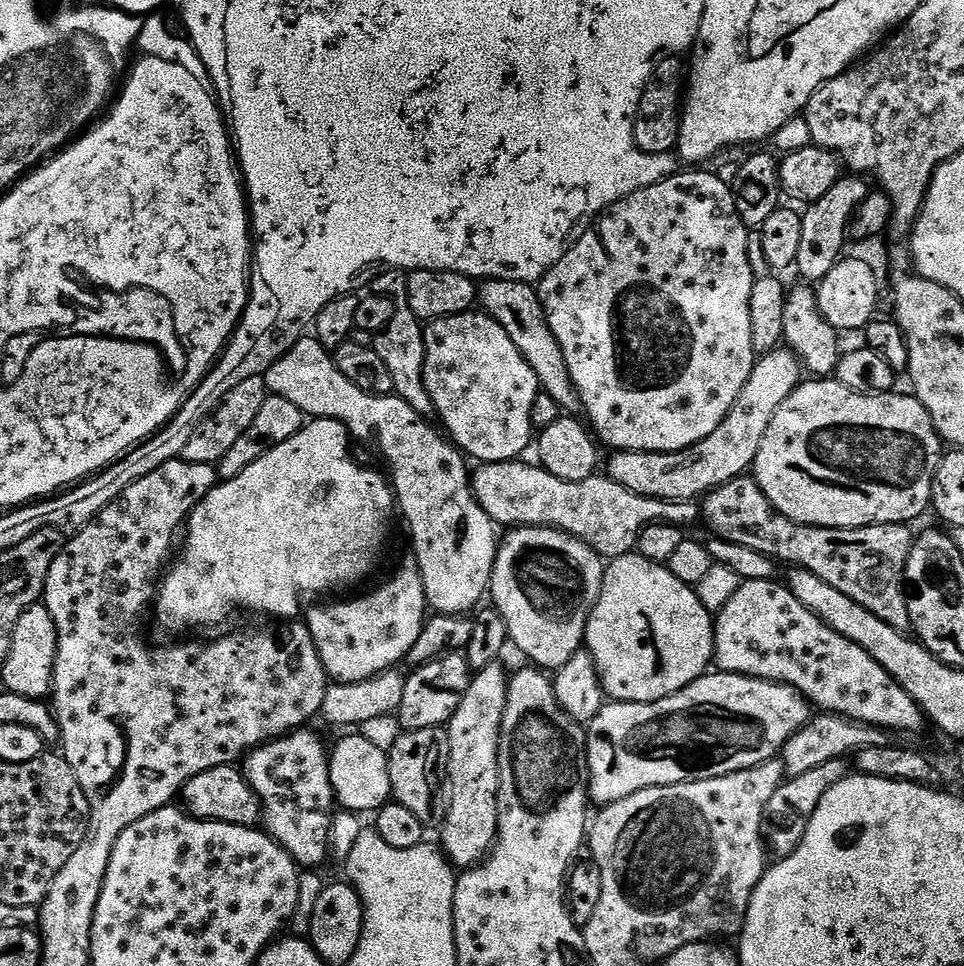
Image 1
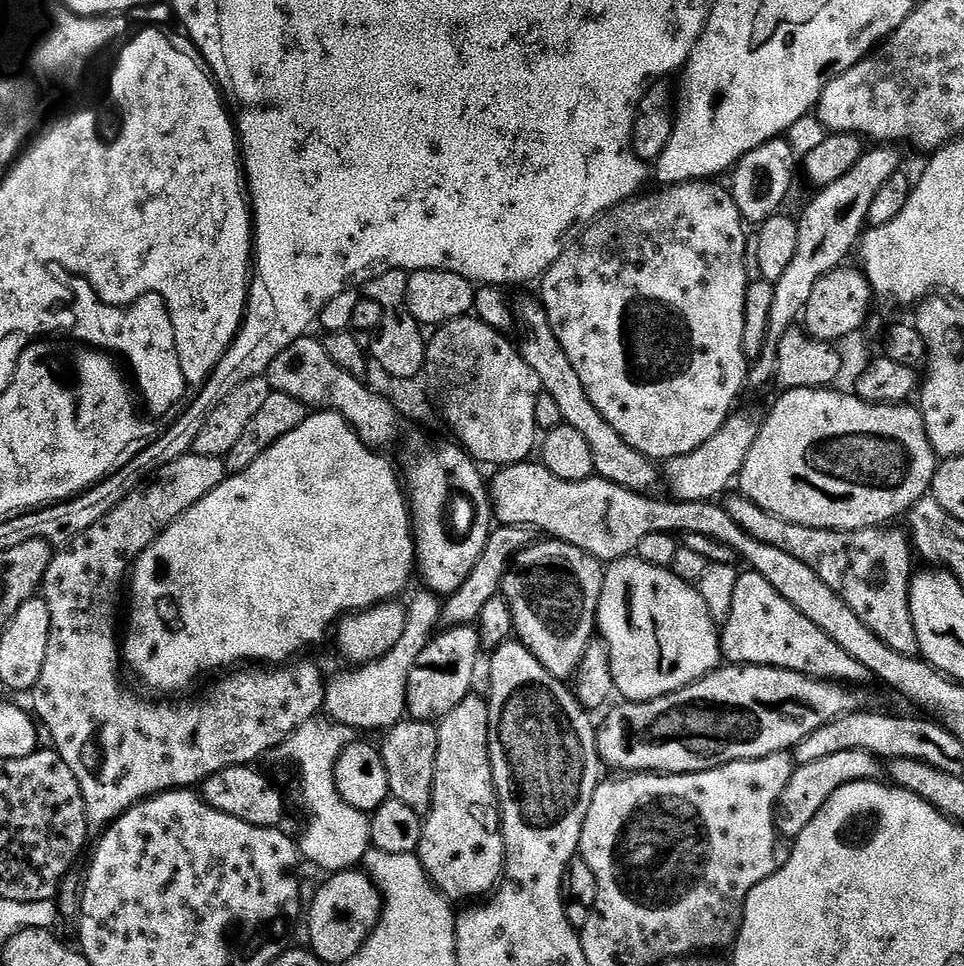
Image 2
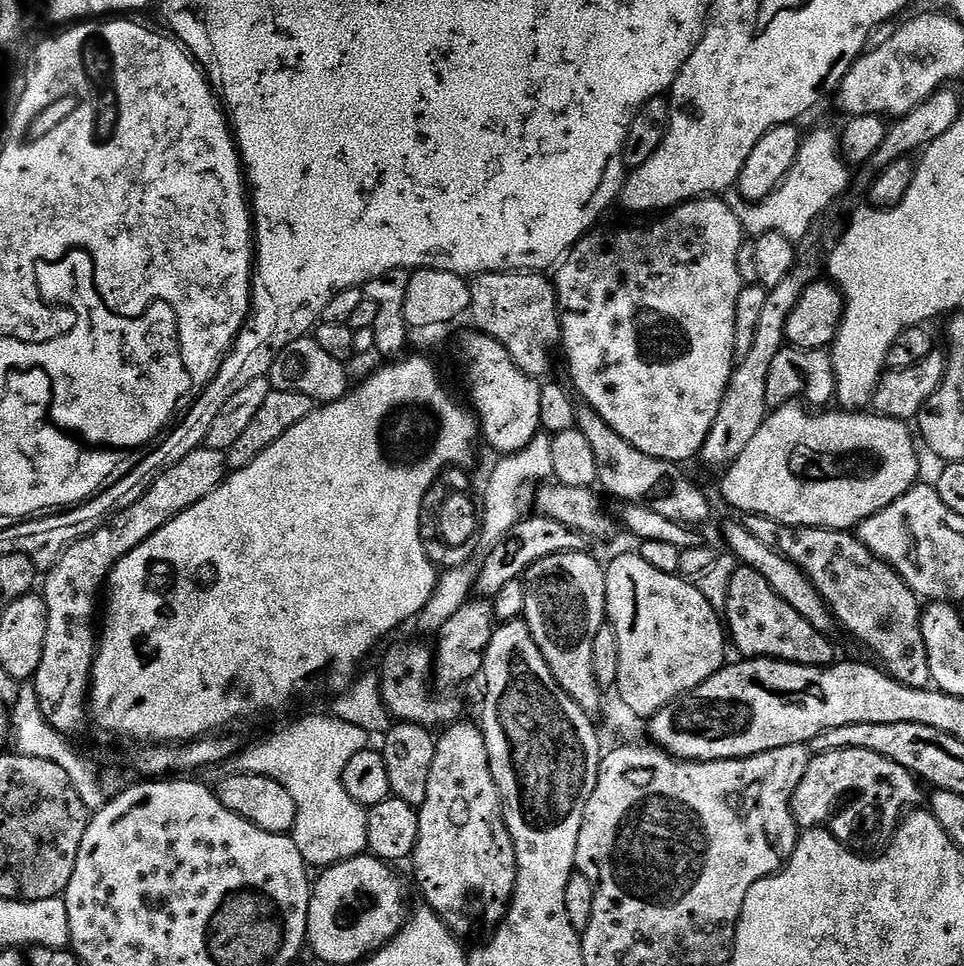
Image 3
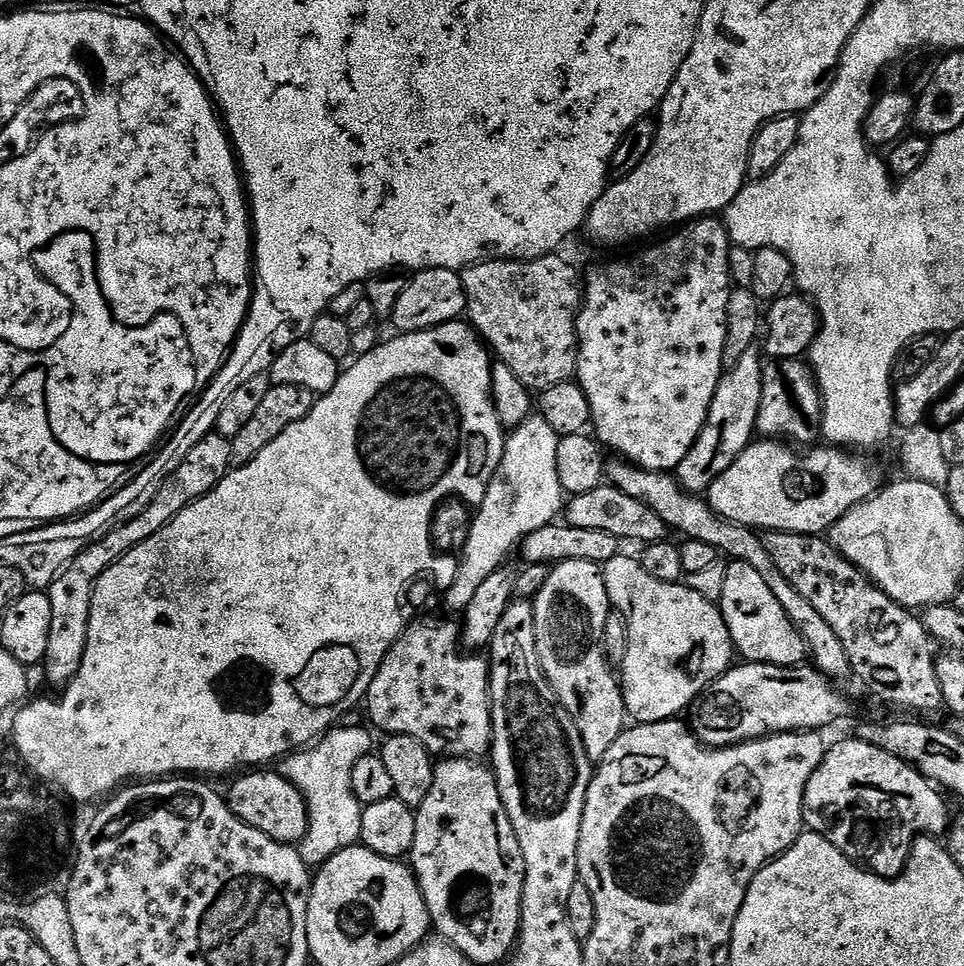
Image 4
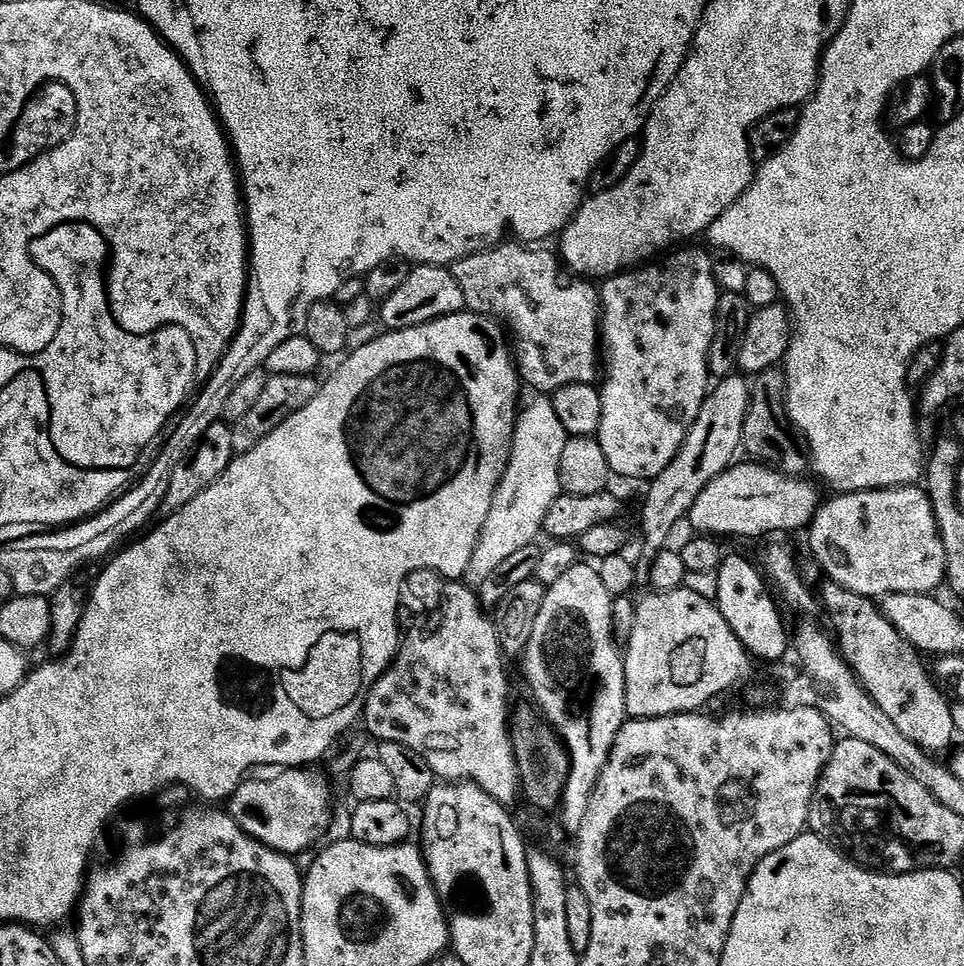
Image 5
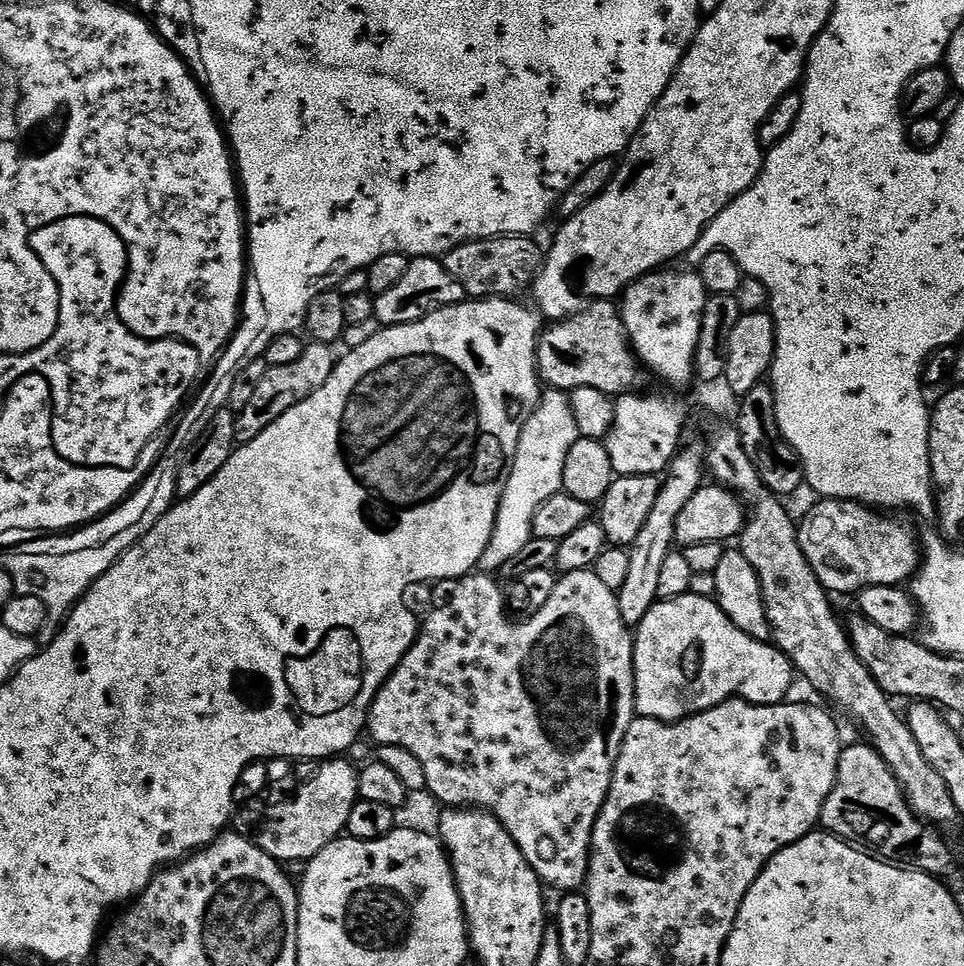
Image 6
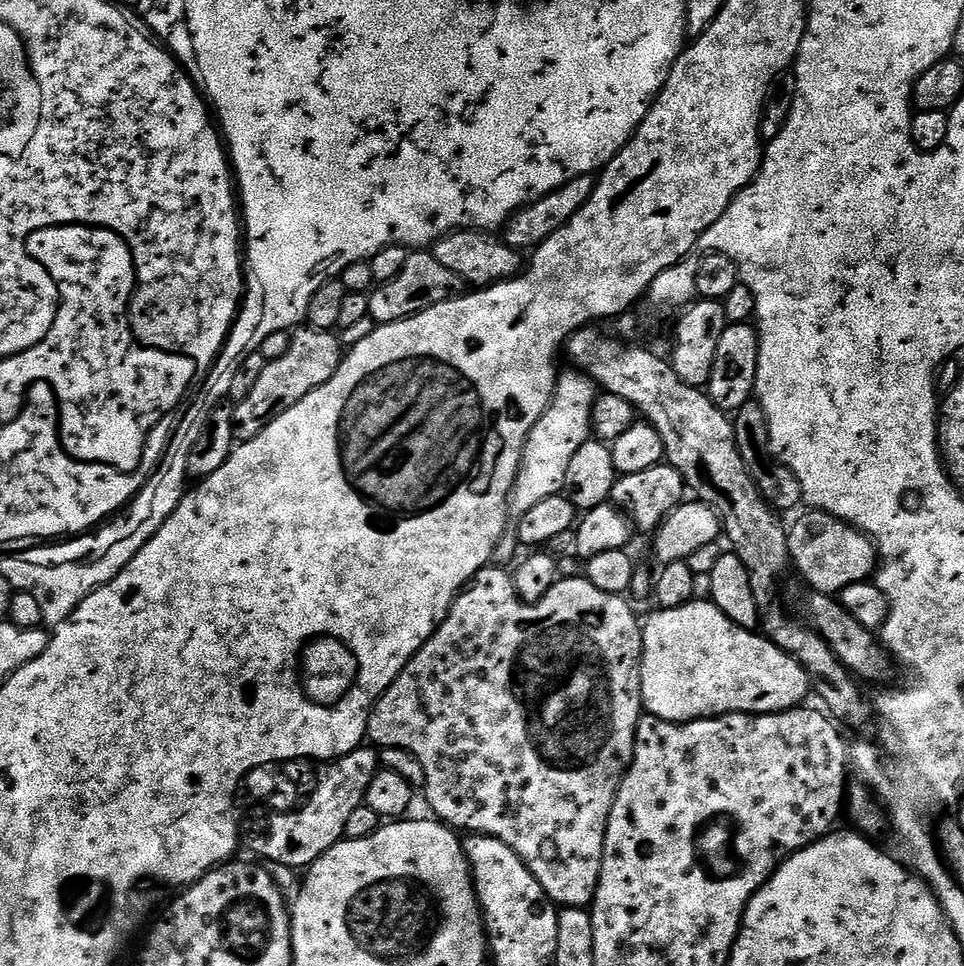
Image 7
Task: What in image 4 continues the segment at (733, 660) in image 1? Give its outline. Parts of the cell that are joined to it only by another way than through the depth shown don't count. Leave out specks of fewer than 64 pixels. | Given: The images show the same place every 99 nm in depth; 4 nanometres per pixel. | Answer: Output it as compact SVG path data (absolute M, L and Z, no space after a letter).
M735 559L728 564L718 607L726 622L733 649L739 655L741 652L745 661L773 664L779 668L795 668L809 659L808 644L794 626L794 622L790 622L786 610L782 610L778 598L774 598L774 590L766 586L762 574L758 574L754 566Z

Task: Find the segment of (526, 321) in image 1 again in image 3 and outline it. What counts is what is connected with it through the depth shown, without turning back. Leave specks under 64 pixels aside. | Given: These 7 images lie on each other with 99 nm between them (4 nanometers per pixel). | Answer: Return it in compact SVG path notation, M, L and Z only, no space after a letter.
M587 406L581 407L577 411L575 428L589 440L590 447L594 449L594 459L598 466L598 484L605 493L608 491L610 495L617 496L624 504L645 503L656 514L665 515L666 518L680 524L701 526L700 524L709 518L710 504L705 494L684 474L681 465L675 461L651 458L642 450L630 446L630 442L626 442L626 438L622 438L622 434L618 434L618 430L614 430L614 426L610 426L594 409Z

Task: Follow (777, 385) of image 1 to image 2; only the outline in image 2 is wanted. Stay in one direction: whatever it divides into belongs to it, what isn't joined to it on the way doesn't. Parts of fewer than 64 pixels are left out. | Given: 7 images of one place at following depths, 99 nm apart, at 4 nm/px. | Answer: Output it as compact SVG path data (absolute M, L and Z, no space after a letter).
M733 411L728 421L718 430L718 434L698 446L698 450L663 461L662 480L664 484L668 483L668 488L672 491L669 493L675 499L686 502L715 501L729 491L727 488L731 484L733 487L737 483L746 462L746 454L750 454L750 446L754 446L754 438L758 438L761 426L759 419L755 420L750 413L740 411Z

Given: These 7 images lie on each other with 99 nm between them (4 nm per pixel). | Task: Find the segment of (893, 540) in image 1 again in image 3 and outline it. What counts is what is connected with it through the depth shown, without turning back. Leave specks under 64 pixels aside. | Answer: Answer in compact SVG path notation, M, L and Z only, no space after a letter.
M745 515L742 522L750 530L750 534L754 534L754 538L759 538L765 546L770 546L770 550L782 554L808 575L818 594L822 594L822 598L828 604L833 621L839 627L841 624L858 643L865 644L877 656L875 659L883 671L911 688L929 687L930 662L920 625L922 601L912 593L906 581L887 562L879 560L864 545L859 535L838 528L792 528L788 524L779 524L765 516Z

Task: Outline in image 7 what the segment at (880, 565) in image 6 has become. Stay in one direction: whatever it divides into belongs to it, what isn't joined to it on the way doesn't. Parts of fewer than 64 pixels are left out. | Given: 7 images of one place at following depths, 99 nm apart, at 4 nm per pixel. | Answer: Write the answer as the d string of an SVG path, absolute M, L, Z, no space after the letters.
M819 510L805 511L805 516L797 518L788 528L788 549L790 550L790 564L793 569L800 571L800 576L814 592L826 592L838 594L846 586L854 582L868 580L877 571L878 557L876 555L876 545L872 539L856 528L851 528L844 520L839 520L837 516L832 516L829 512Z

